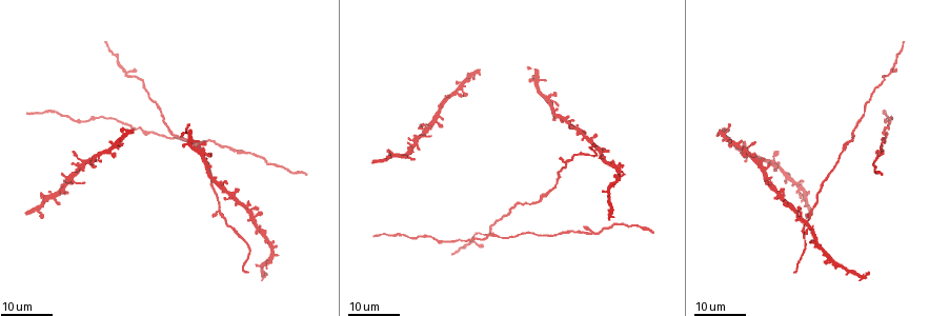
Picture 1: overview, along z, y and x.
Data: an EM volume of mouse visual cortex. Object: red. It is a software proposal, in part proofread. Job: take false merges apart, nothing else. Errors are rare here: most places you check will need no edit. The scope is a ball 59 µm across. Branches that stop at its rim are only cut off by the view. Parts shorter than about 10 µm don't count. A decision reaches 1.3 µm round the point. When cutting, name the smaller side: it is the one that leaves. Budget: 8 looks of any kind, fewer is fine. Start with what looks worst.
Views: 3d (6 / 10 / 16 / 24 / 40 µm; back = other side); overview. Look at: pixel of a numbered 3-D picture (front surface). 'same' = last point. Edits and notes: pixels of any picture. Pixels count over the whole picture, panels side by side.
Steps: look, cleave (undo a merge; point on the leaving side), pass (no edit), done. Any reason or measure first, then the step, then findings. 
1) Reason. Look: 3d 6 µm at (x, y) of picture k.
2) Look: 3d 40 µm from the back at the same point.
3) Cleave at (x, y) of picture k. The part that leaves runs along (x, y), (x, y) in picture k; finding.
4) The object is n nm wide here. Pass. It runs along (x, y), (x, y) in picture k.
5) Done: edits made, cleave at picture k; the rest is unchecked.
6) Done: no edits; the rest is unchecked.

Sudden change in width. Look: 3d 16 µm at (475, 233) of picture 1.

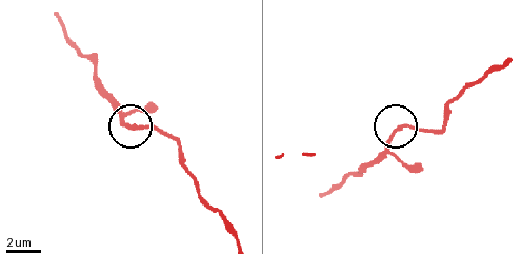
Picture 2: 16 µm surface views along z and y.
Zoom in. Look: 3d 6 µm at (131, 126) of picture 2.

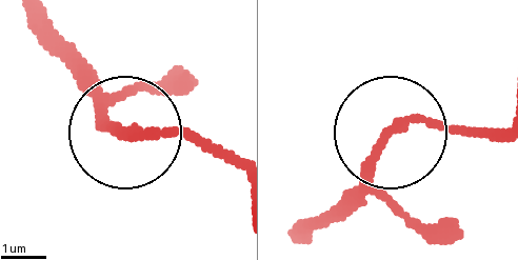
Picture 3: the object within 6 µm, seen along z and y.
Pass. It runs along (505, 128), (403, 124), (339, 207) in picture 3; all the same cell.

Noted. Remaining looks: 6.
Four-way junction. Look: 3d 24 µm at (257, 230) of picture 1.

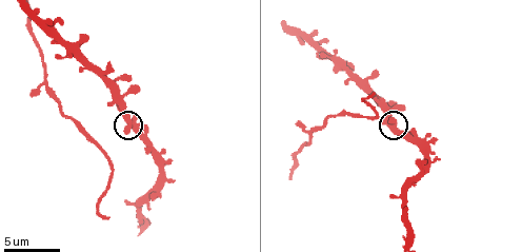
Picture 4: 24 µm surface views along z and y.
Look: 3d 10 µm at (127, 121) of picture 4.

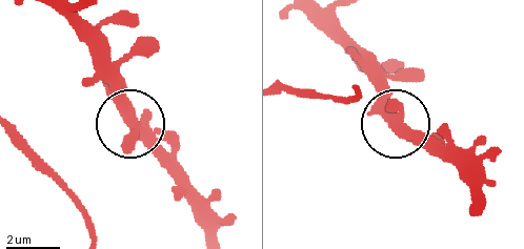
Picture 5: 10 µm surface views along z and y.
The side arm is 18 µm long. Pass. It runs along (381, 87), (387, 119), (415, 132), (439, 157) in picture 5; all the same cell.

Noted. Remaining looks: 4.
Thick turns thin. Look: 3d 6 µm at (45, 80) of picture 4.

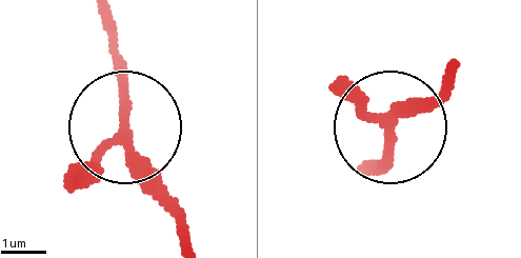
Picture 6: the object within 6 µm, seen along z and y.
Other side. Look: 3d 6 µm from the back at (391, 124) of picture 6.

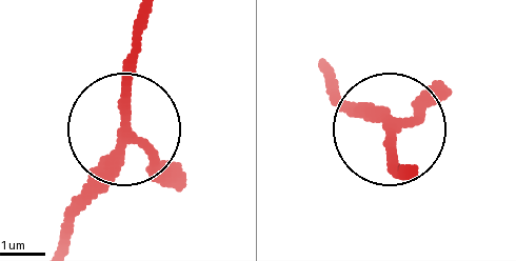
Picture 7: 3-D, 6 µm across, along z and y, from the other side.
3 arms meet here. Pass. All the same cell.

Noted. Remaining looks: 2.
Done: no edits; the rest is unchecked.

